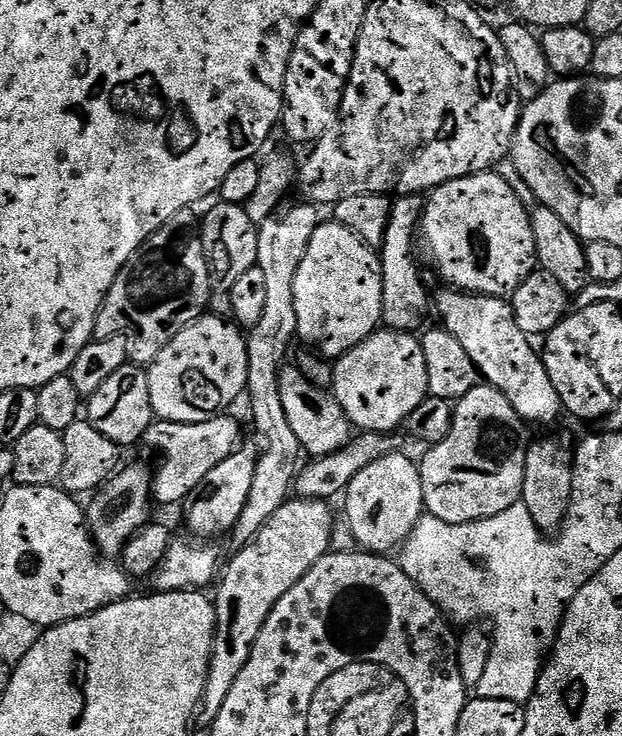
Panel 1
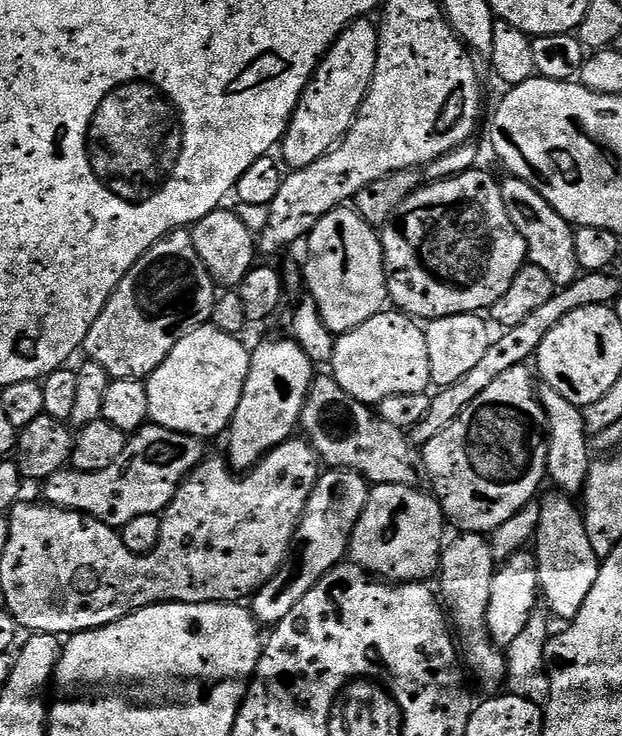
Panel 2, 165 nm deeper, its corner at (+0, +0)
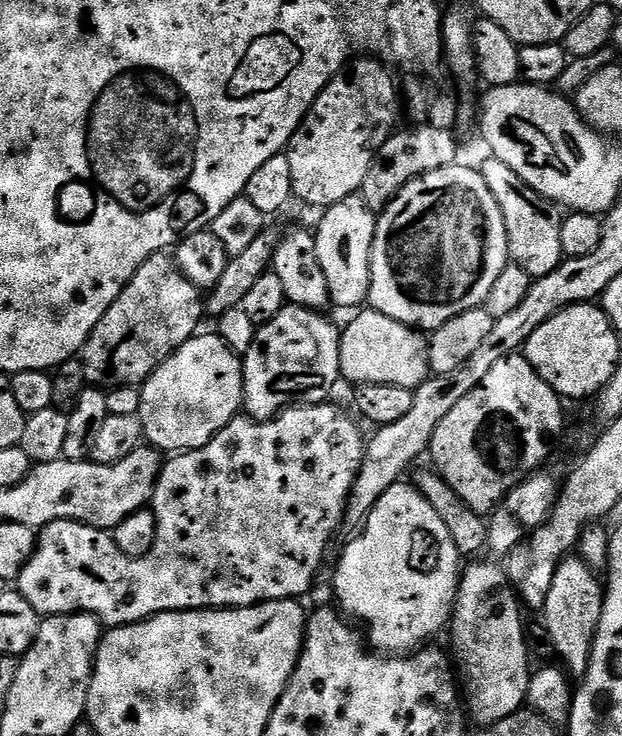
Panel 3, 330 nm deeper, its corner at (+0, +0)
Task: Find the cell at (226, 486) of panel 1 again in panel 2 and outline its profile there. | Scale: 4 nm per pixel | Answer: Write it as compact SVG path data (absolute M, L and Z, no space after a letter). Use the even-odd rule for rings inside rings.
M291 338L264 340L257 348L251 349L250 355L252 361L242 386L242 398L226 429L226 459L240 474L255 468L278 445L293 439L295 432L292 431L297 431L314 379L312 359Z

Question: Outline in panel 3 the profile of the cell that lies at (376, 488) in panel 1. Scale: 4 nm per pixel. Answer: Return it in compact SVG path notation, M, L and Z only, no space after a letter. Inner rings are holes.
M412 482L390 486L390 490L378 498L359 532L360 536L345 546L336 564L336 577L332 580L332 588L336 591L335 603L345 617L364 623L367 643L377 653L415 653L421 646L435 641L432 639L452 623L452 612L456 609L456 595L460 589L462 554L454 538L450 538L450 530L446 530L446 522L442 522L438 510L430 506Z

